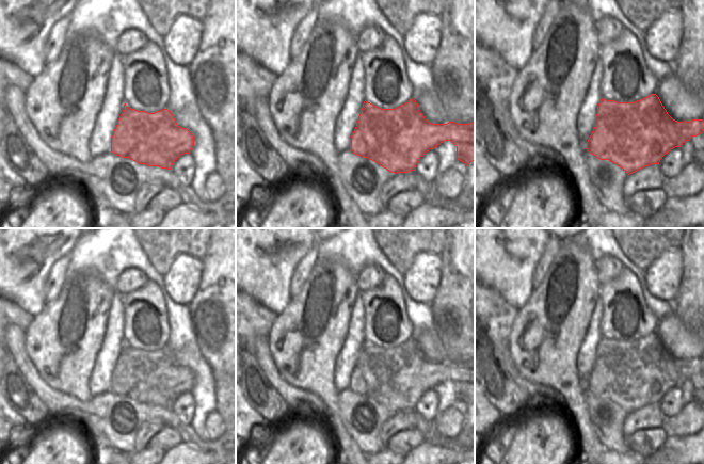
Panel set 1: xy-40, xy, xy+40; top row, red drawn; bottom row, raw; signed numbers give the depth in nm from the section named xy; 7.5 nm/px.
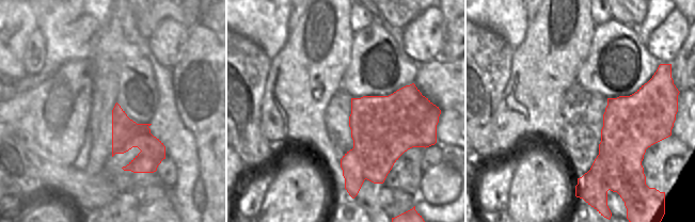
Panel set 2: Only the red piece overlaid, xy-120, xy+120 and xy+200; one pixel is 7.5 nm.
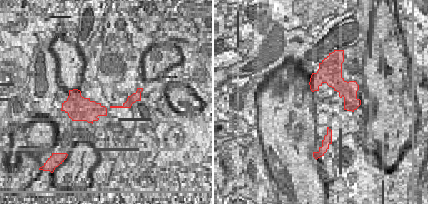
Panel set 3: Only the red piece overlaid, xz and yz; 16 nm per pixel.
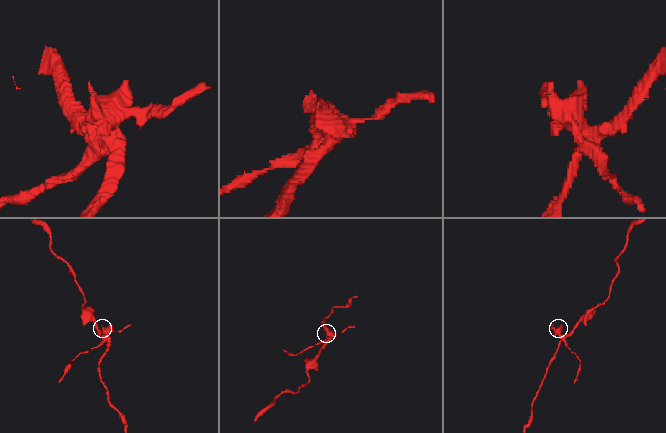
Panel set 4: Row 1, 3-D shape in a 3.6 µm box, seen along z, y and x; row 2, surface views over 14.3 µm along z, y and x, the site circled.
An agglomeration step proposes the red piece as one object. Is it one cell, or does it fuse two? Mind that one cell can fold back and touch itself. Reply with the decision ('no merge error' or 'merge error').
merge error

